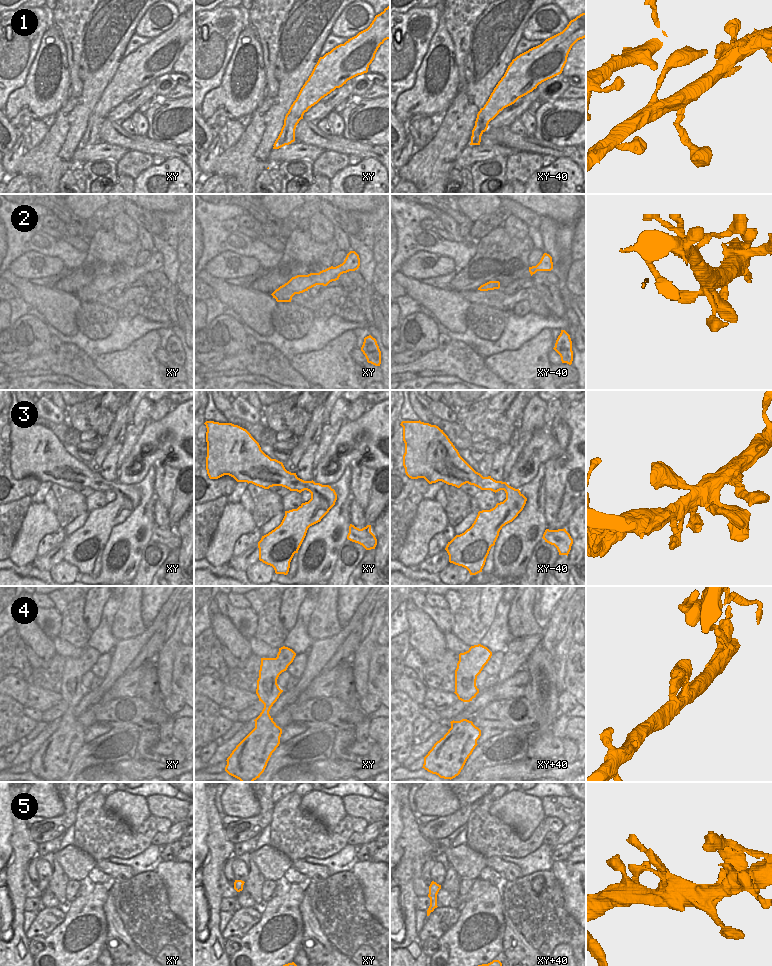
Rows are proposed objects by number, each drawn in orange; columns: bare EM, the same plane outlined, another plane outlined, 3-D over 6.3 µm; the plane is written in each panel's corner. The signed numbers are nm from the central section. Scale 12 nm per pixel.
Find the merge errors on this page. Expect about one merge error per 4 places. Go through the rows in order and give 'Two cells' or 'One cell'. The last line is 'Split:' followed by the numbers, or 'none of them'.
1: One cell
2: One cell
3: One cell
4: One cell
5: One cell
Split: none of them.

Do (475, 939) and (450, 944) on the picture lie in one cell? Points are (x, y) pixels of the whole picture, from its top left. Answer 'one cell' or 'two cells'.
one cell

